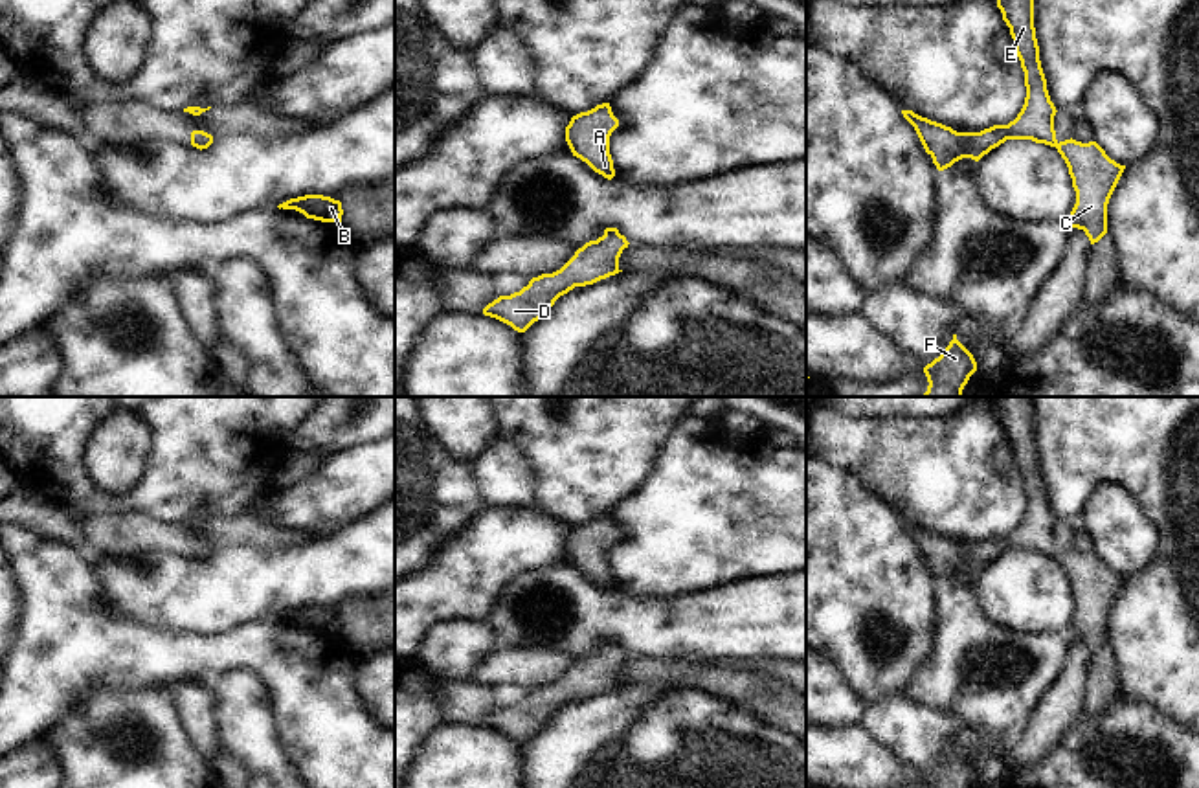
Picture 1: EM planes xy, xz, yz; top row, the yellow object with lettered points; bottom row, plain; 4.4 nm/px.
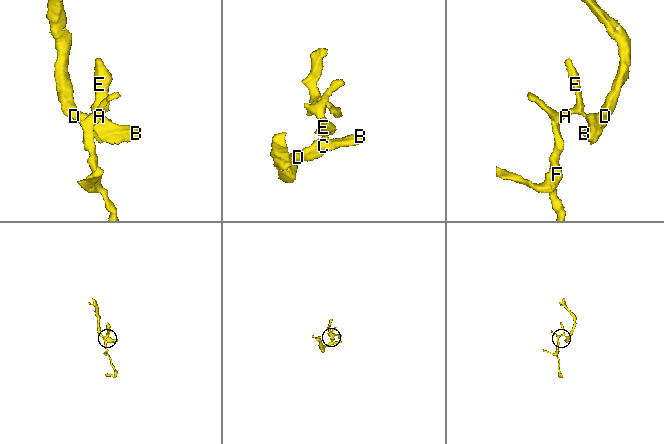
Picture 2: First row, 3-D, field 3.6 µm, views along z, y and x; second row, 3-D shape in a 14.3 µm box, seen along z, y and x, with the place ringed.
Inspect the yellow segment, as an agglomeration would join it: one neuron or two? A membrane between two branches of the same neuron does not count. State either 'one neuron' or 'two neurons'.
one neuron

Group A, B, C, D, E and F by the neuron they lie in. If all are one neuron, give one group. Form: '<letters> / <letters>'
A B C D E F

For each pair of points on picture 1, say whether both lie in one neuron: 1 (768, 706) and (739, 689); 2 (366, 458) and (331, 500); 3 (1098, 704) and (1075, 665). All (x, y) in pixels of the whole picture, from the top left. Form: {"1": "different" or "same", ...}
{"1": "same", "2": "same", "3": "different"}

